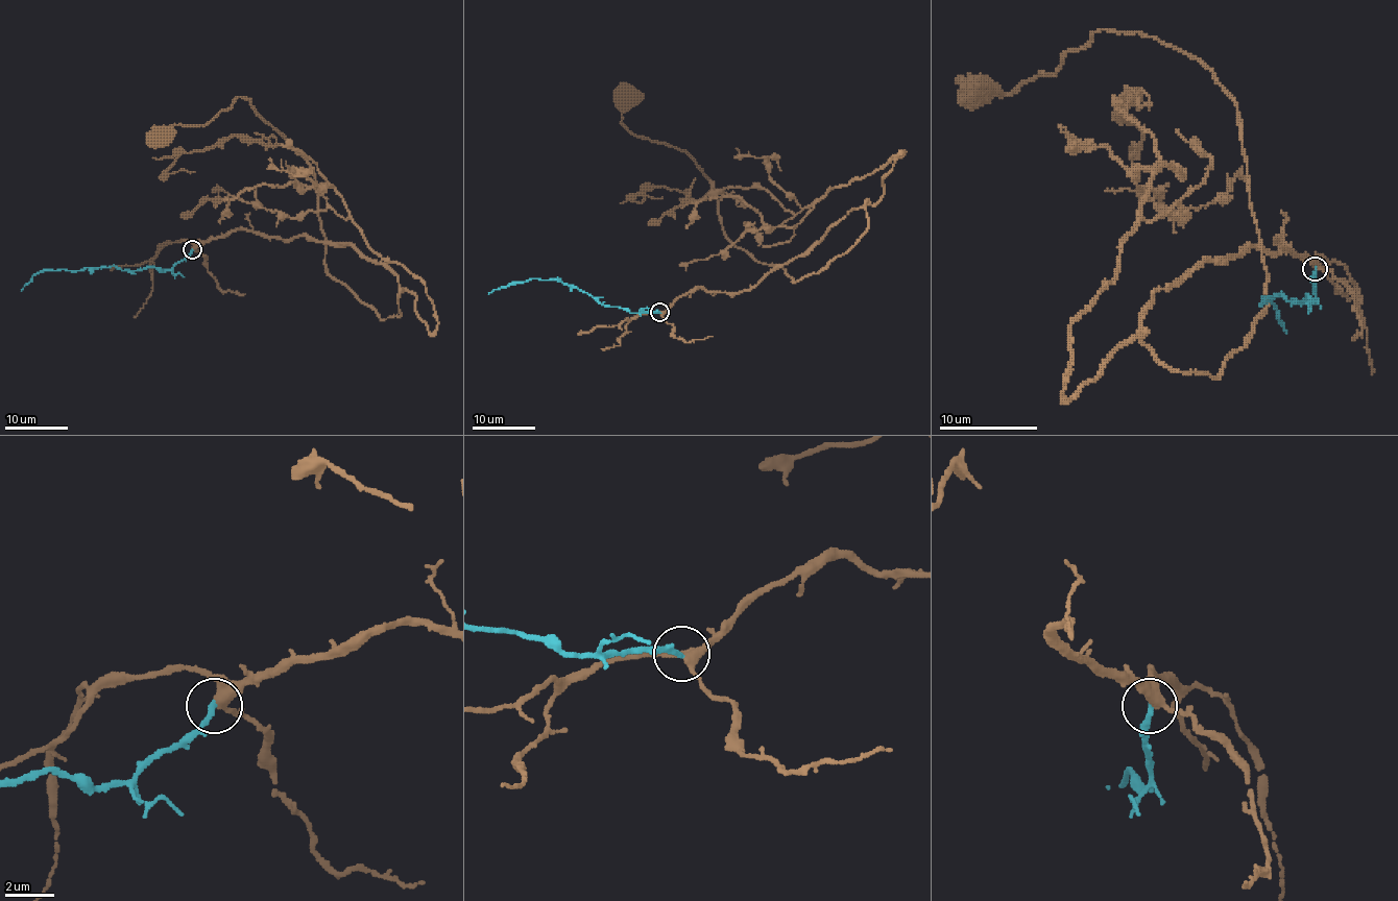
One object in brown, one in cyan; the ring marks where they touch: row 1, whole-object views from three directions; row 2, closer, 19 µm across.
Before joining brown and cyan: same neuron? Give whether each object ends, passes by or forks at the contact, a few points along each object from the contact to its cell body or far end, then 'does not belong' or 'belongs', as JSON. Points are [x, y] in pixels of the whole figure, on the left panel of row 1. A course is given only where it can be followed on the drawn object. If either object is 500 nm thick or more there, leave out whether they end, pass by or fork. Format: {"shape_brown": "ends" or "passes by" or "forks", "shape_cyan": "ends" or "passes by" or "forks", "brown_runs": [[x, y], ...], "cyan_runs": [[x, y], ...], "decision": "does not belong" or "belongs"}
{"shape_brown": "forks", "shape_cyan": "ends", "brown_runs": [[193, 250], [242, 229], [350, 244], [396, 276], [400, 316], [330, 273], [315, 173], [249, 98], [159, 135]], "cyan_runs": [[192, 250], [170, 269], [162, 270], [149, 267], [123, 270], [114, 266], [42, 270], [21, 291]], "decision": "belongs"}

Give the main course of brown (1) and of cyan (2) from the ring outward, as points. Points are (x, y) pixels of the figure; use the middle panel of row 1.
1: (660, 313), (751, 289), (866, 200), (867, 232), (792, 282), (725, 235), (688, 154), (634, 136), (626, 97)
2: (659, 313), (637, 313), (598, 303), (591, 295), (560, 282), (537, 278), (509, 283), (488, 294)

